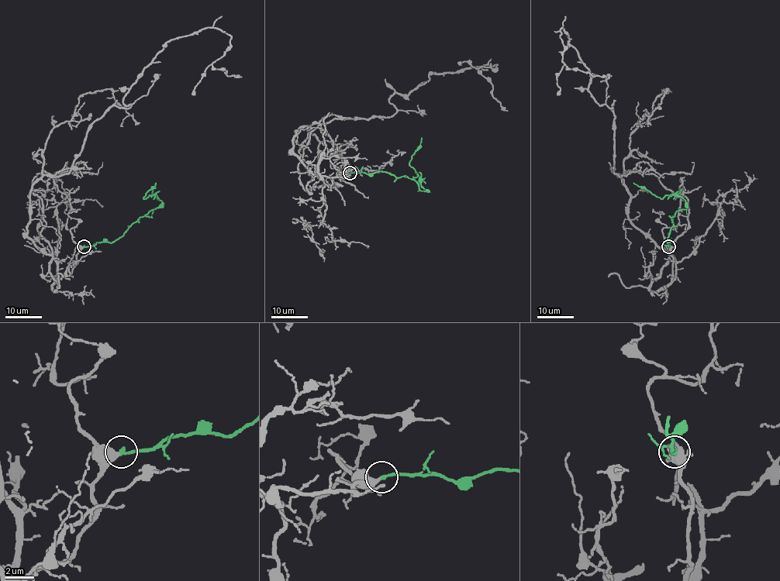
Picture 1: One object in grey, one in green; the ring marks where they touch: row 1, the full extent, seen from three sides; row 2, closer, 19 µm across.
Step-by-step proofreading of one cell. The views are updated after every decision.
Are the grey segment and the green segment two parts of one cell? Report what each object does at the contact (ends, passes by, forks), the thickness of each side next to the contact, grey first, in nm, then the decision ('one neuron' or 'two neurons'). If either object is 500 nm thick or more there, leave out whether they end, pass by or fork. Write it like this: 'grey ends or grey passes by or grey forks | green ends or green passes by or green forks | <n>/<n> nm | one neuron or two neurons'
grey passes by | green ends | 300/260 nm | one neuron

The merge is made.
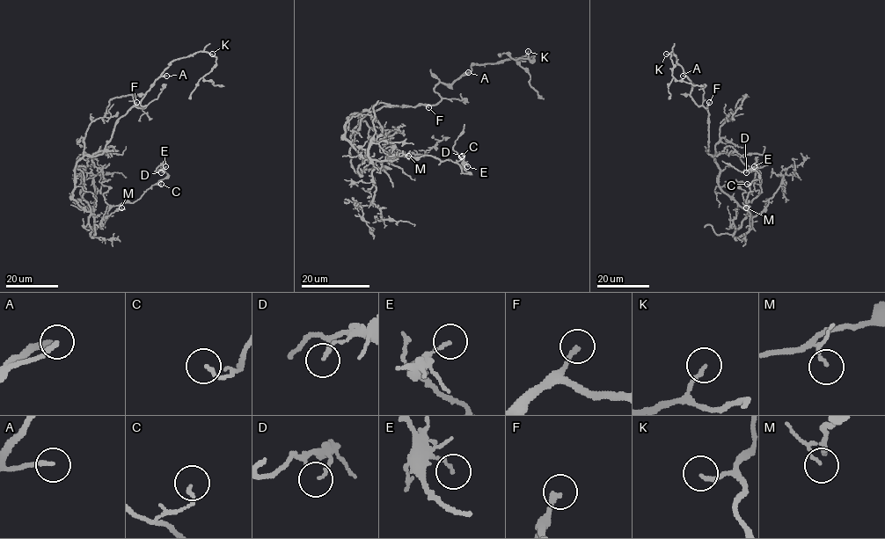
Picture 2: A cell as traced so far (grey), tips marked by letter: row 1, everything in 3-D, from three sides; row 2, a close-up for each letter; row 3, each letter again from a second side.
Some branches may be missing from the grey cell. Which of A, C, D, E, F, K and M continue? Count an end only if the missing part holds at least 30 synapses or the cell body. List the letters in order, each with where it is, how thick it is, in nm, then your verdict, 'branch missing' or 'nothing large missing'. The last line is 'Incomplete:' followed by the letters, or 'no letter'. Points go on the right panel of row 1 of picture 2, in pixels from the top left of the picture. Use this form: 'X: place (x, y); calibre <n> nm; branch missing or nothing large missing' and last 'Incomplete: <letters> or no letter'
A: place (683, 76); calibre 190 nm; branch missing
C: place (747, 184); calibre 130 nm; nothing large missing
D: place (746, 172); calibre 140 nm; nothing large missing
E: place (754, 166); calibre 120 nm; nothing large missing
F: place (709, 102); calibre 180 nm; branch missing
K: place (666, 54); calibre 180 nm; branch missing
M: place (746, 207); calibre 120 nm; nothing large missing
Incomplete: A, F, K

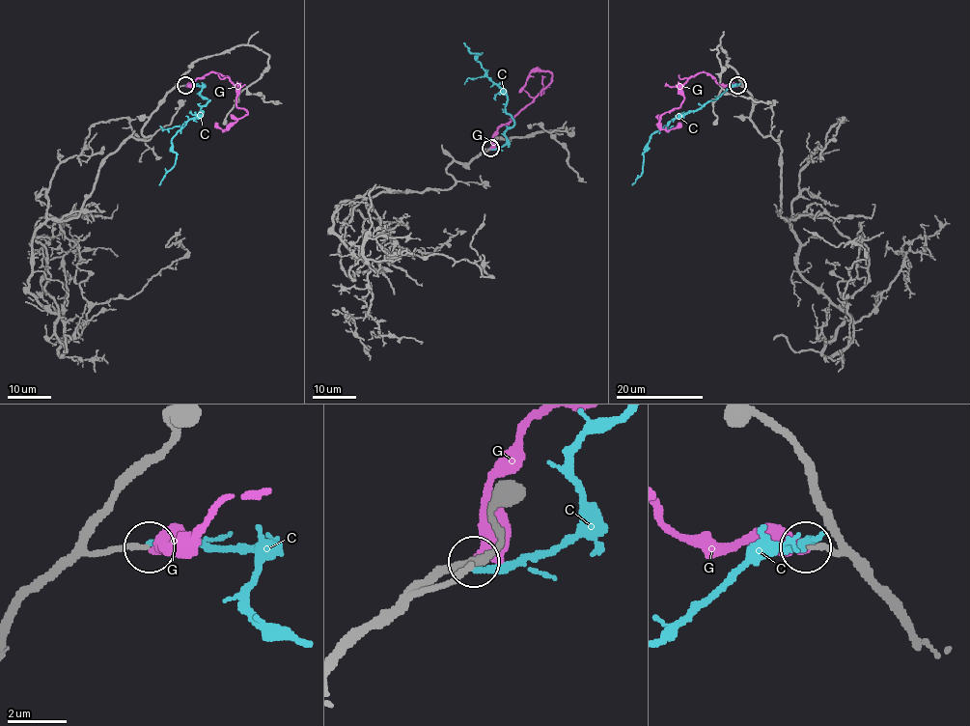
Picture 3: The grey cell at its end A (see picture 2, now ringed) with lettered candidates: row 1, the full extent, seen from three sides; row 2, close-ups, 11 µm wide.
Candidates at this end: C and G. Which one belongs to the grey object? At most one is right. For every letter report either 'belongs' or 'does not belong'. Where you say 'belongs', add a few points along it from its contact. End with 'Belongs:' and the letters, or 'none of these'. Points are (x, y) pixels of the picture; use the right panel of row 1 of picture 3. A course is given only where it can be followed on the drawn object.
C: does not belong
G: belongs; it runs (737, 86), (692, 76), (680, 106), (659, 125), (680, 123)
Belongs: G

